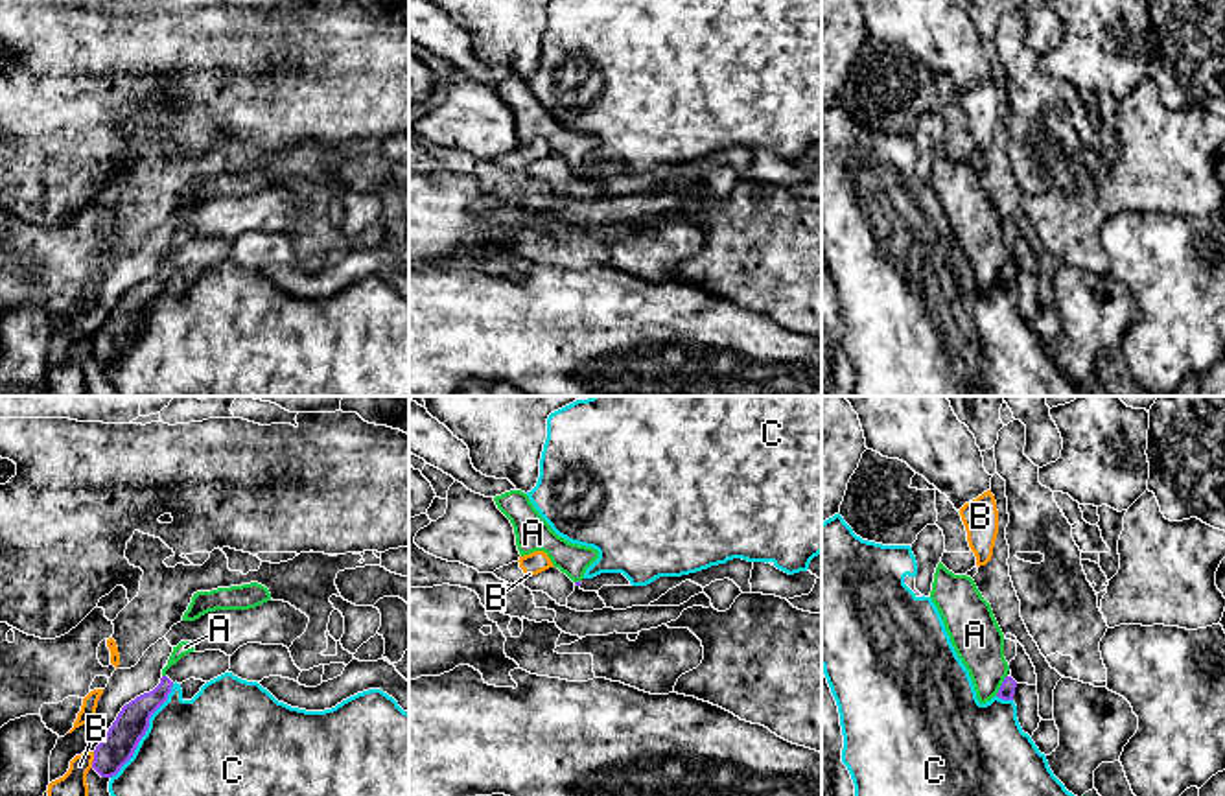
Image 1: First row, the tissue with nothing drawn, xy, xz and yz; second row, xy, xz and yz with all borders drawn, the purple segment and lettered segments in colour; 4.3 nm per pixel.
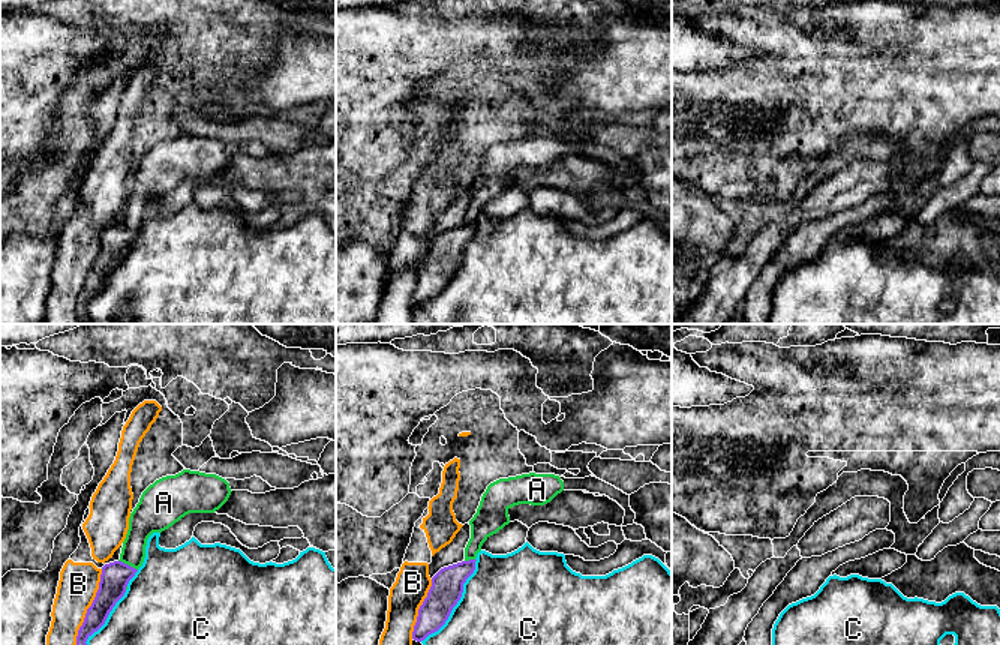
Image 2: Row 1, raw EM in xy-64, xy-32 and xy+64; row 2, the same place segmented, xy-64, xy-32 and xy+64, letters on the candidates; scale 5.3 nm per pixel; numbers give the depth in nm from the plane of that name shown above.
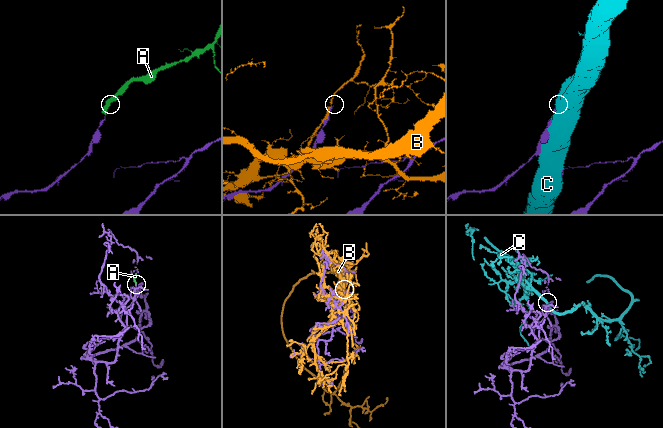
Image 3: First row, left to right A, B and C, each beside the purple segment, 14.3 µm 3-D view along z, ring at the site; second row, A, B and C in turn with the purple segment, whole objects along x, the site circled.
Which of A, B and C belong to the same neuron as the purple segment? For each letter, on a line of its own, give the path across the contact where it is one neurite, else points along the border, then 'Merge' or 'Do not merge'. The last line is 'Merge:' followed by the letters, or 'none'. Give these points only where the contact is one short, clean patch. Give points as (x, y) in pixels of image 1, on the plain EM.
A: Do not merge
B: Do not merge
C: Do not merge
Merge: none

